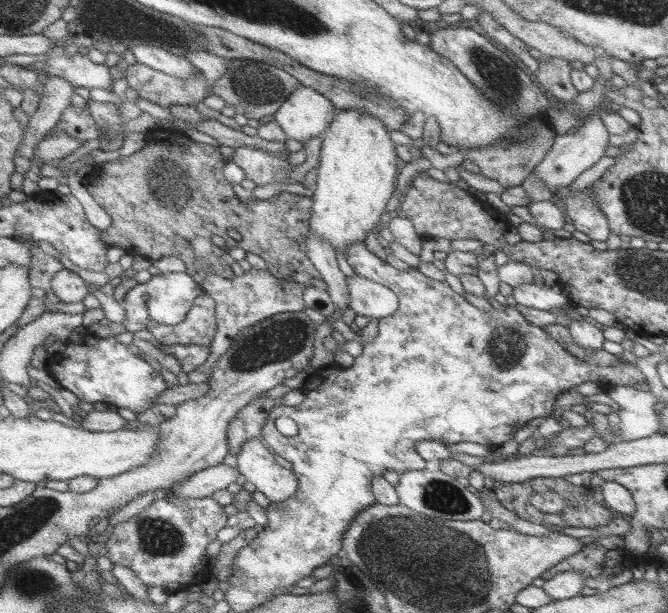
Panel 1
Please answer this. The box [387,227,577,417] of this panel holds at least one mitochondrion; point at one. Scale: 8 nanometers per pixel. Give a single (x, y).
(506, 349)

